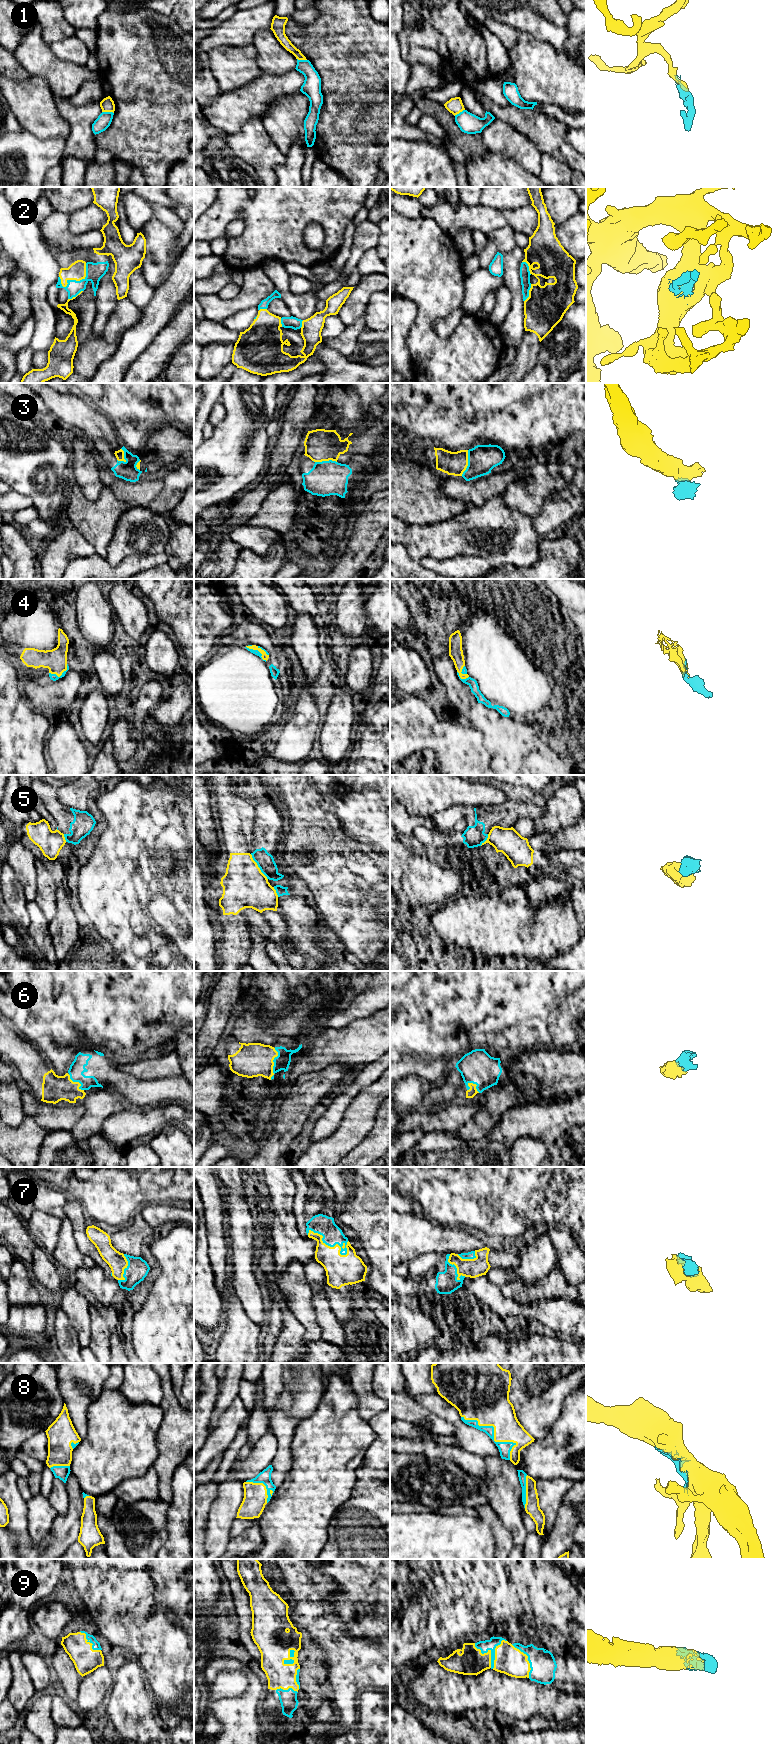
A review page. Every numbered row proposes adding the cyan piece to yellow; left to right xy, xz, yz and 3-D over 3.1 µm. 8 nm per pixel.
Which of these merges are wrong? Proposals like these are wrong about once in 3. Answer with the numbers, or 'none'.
1, 3, 5

